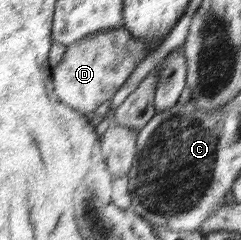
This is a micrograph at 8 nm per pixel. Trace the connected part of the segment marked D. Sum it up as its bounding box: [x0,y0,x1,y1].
[51,29,164,117]

